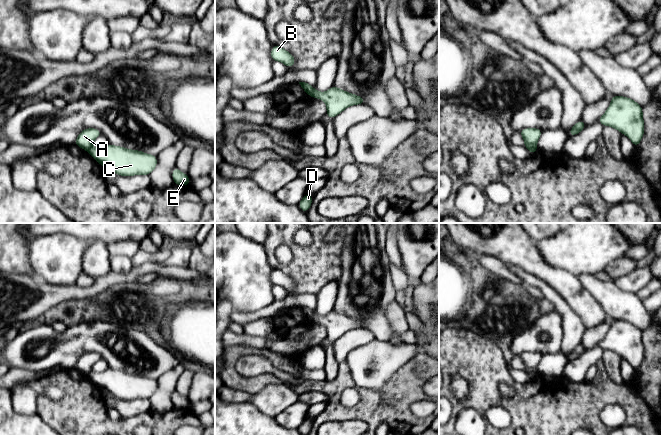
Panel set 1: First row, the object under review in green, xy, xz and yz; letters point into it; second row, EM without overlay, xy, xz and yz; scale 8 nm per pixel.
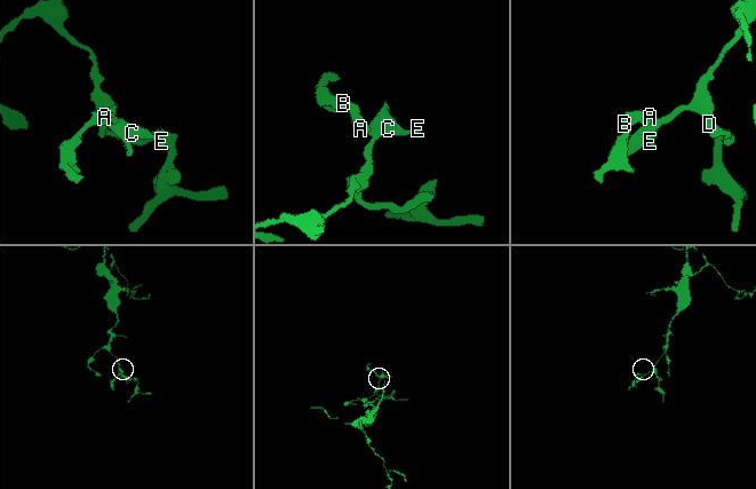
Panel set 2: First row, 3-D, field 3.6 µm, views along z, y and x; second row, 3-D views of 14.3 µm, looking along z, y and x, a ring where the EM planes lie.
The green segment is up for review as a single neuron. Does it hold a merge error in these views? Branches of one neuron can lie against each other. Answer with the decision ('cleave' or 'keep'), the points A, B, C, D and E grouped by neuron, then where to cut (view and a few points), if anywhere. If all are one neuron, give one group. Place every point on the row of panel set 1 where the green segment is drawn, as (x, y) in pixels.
cleave; groups A B / C D E; cut xz (314, 89), (311, 96)

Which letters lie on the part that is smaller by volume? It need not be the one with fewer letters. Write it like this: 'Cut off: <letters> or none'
Cut off: A, B

